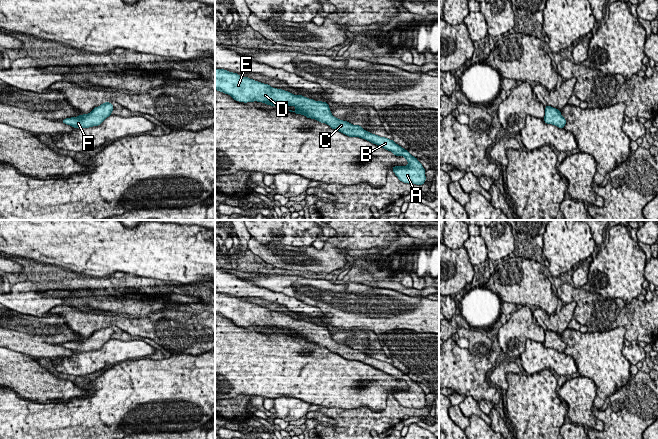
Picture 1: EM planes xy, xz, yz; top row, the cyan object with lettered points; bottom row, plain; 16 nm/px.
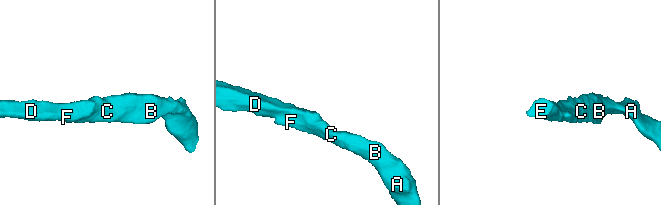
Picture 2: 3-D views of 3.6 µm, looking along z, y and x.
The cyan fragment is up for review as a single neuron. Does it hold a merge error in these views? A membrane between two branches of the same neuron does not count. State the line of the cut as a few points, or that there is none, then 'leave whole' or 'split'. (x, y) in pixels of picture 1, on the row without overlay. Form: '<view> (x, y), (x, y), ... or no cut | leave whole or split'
no cut | leave whole

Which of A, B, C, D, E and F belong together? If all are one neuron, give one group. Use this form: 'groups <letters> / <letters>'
groups A B C D E F

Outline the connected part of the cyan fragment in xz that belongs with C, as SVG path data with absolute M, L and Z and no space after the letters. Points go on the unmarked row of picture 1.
M215 293L215 314L230 319L235 325L244 327L257 325L271 330L295 330L295 335L289 335L316 343L349 361L365 363L391 375L396 380L405 381L408 385L407 390L394 390L392 392L398 403L408 408L422 409L425 407L426 395L416 381L413 381L393 364L372 358L359 349L353 349L334 341L326 326L315 325L302 319L294 319L288 315L273 312L268 308L248 301L241 301L237 297L224 293Z

